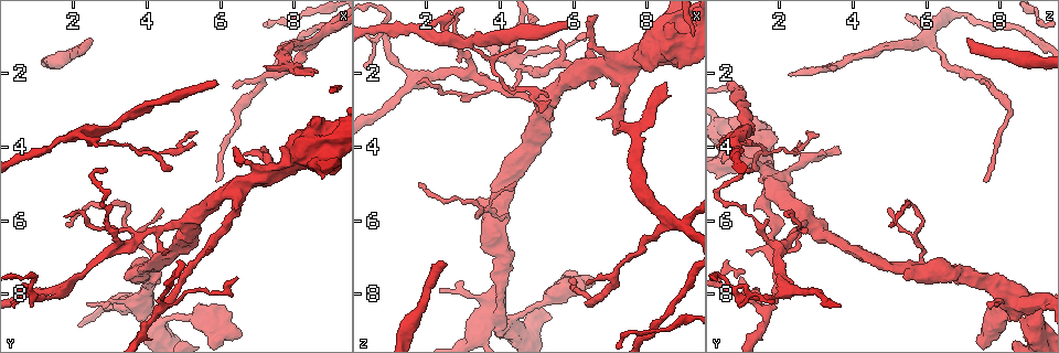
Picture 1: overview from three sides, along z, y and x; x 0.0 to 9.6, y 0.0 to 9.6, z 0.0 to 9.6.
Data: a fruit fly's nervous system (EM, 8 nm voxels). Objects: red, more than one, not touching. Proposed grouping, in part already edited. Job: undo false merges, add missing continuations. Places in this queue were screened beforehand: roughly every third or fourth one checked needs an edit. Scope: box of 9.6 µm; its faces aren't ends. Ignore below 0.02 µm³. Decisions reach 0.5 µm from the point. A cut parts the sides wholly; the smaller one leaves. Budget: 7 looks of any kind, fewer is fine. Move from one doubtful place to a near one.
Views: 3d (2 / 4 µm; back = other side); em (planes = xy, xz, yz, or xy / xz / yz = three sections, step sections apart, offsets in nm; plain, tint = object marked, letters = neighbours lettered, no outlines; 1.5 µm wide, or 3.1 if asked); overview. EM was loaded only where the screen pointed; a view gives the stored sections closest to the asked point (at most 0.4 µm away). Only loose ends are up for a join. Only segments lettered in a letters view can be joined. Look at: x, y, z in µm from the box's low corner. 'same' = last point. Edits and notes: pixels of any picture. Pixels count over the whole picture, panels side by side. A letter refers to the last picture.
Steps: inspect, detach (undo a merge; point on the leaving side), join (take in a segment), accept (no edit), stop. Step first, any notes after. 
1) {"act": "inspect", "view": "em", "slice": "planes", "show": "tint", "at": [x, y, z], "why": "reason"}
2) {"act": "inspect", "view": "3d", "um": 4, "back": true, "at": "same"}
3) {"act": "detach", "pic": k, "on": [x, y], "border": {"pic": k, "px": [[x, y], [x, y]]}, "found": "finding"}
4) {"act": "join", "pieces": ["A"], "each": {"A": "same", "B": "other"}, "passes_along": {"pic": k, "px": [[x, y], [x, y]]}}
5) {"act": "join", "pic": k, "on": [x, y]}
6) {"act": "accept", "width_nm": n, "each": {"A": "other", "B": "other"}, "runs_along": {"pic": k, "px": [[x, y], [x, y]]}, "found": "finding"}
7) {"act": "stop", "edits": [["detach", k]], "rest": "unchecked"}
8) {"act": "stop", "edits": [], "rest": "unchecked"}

{"act": "inspect", "view": "em", "slice": "planes", "show": "letters", "at": [7.15, 1.85, 3.50], "why": "an open end"}

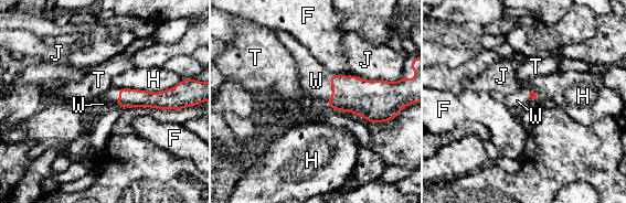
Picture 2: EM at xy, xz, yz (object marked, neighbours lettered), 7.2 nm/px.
{"act": "join", "pieces": ["W"], "each": {"F": "other", "H": "other", "J": "other", "T": "other", "W": "same"}, "found": "the cell continues"}

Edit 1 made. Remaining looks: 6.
{"act": "inspect", "view": "overview", "why": "redraw"}

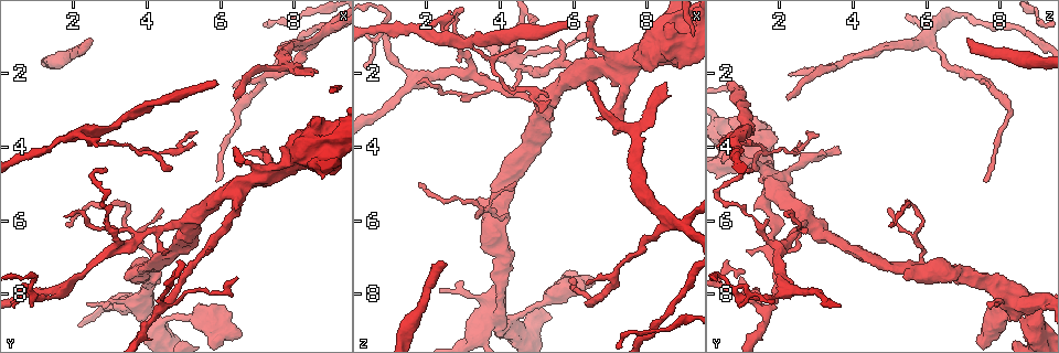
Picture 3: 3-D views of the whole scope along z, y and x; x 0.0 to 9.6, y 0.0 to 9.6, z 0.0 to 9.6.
{"act": "inspect", "view": "3d", "um": 2, "at": [8.50, 2.05, 2.20], "why": "branch stops here"}

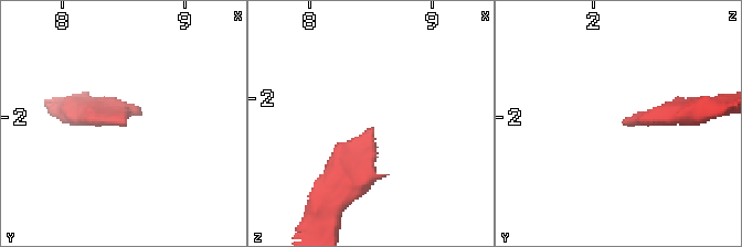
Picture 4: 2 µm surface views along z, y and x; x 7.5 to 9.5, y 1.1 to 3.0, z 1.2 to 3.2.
{"act": "inspect", "view": "em", "slice": "planes", "show": "letters", "at": [8.52, 2.04, 2.24]}

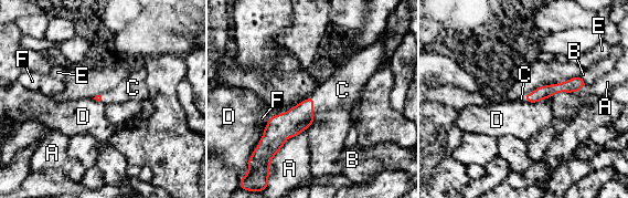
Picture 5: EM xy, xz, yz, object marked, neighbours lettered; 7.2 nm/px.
{"act": "join", "pieces": ["C"], "each": {"A": "other", "B": "other", "C": "same", "D": "other", "E": "other", "F": "other"}, "passes_along": {"pic": 5, "px": [[289, 124], [312, 107], [341, 90]]}, "found": "it goes on there"}

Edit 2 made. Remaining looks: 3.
{"act": "inspect", "view": "overview", "why": "redraw"}

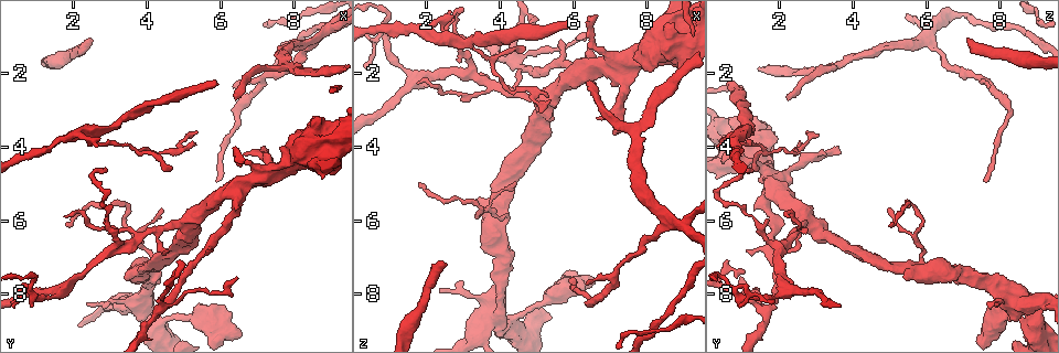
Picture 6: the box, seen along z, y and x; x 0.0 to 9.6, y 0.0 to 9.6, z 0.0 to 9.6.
{"act": "inspect", "view": "em", "slice": "planes", "show": "letters", "at": [4.55, 6.80, 1.90], "why": "an open end"}

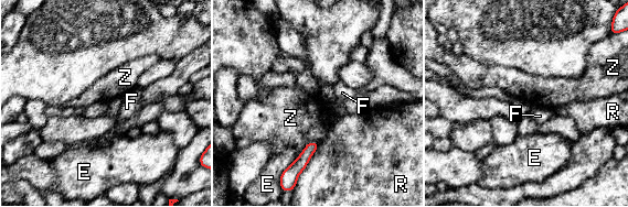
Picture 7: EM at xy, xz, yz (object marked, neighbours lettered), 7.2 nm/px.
{"act": "accept", "each": {"E": "other", "F": "other", "R": "other", "Z": "other"}, "found": "no lettered segment goes on from it"}

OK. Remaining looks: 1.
{"act": "stop", "edits": [["join", 2], ["join", 5]], "rest": "unchecked"}

